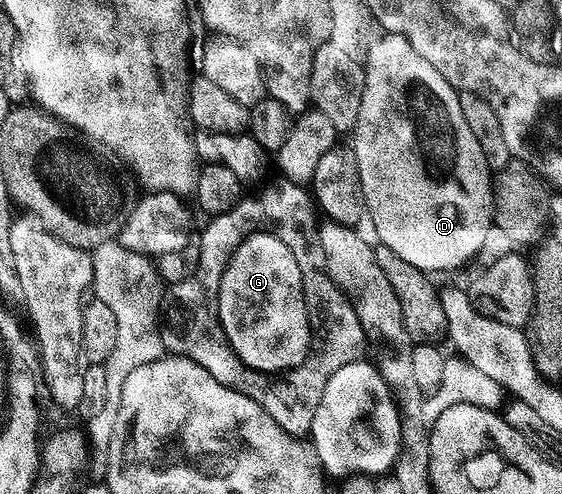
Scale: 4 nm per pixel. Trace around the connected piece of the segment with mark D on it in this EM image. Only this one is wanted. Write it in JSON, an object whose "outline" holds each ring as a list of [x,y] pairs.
{"outline":[[[382,35],[373,44],[372,50],[368,53],[364,62],[364,91],[360,99],[360,111],[352,130],[352,148],[356,167],[360,175],[360,187],[362,188],[362,203],[365,216],[370,217],[370,225],[374,228],[377,244],[388,247],[388,251],[396,251],[404,263],[412,263],[412,267],[421,269],[427,275],[442,273],[445,269],[458,269],[461,265],[466,265],[482,248],[486,245],[486,236],[492,230],[492,218],[494,215],[494,186],[492,184],[491,170],[486,167],[484,153],[480,151],[480,143],[476,143],[476,135],[464,123],[464,115],[460,111],[459,92],[452,88],[448,79],[432,67],[425,59],[420,59],[417,51],[412,51],[412,47],[402,37],[397,35]]]}

